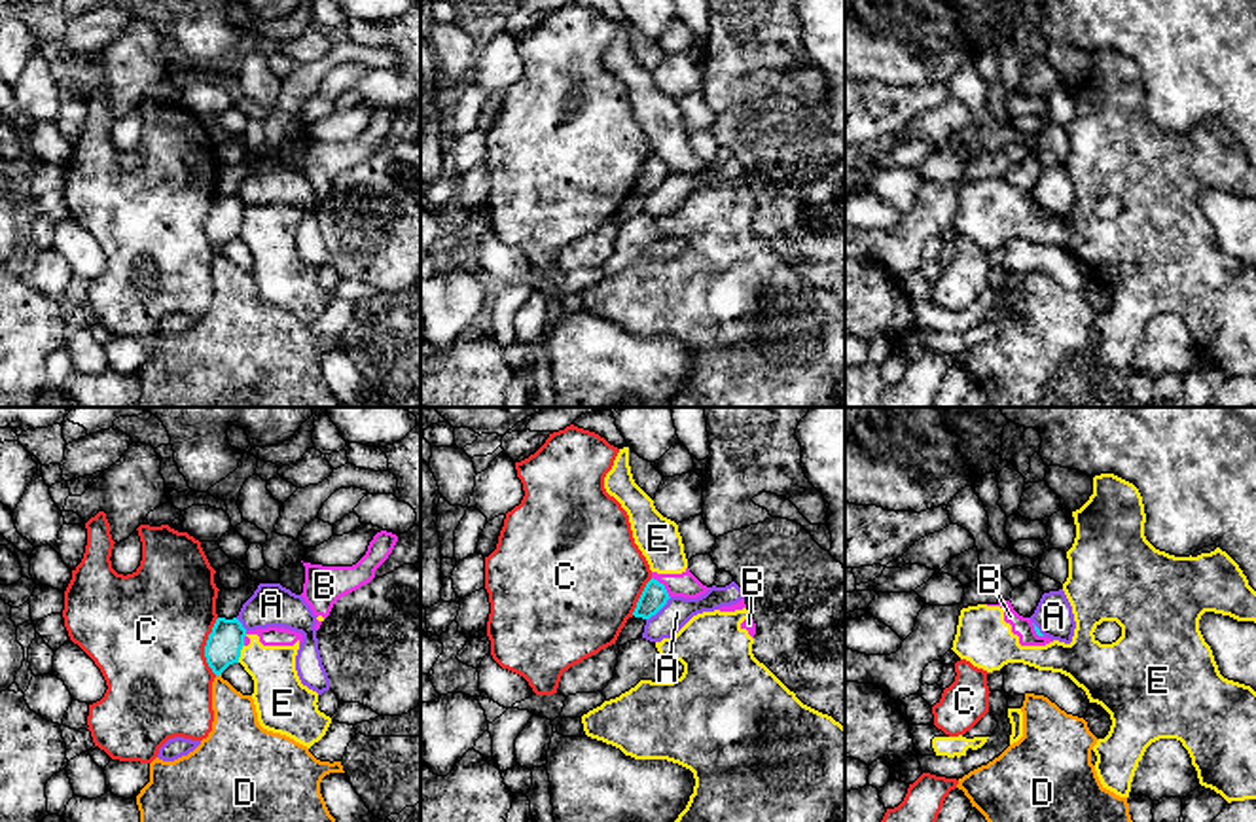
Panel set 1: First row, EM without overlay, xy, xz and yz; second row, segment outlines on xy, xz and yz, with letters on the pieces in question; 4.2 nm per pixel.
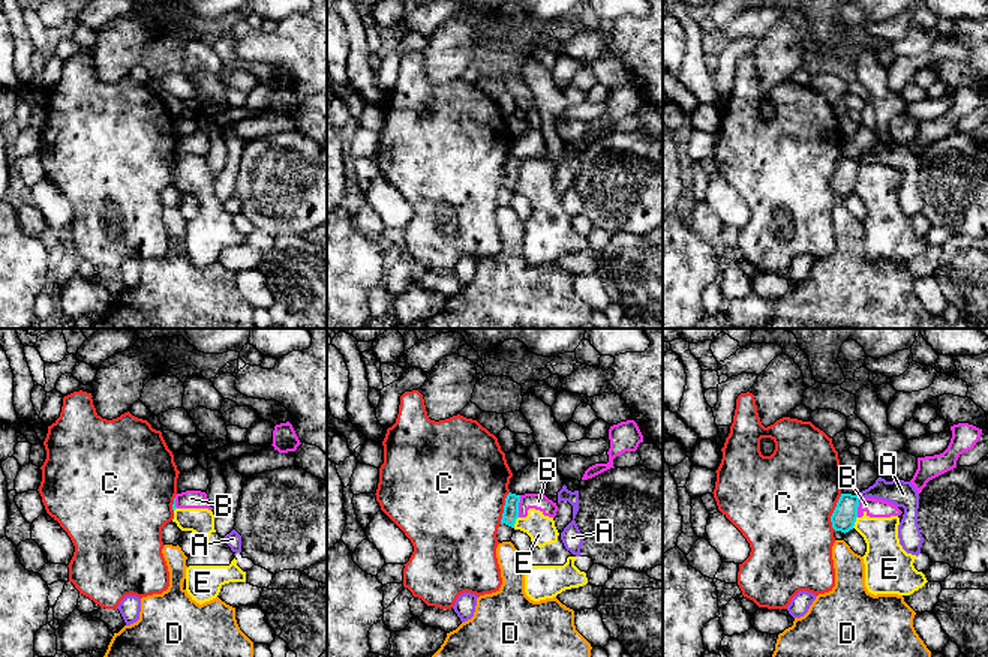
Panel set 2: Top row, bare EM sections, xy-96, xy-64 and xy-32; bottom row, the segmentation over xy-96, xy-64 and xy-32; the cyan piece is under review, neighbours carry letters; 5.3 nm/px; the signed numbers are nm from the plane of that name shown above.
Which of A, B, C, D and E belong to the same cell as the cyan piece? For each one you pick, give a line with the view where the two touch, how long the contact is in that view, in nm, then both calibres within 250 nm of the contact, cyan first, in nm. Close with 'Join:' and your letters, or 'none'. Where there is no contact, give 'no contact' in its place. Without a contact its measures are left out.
Join: none

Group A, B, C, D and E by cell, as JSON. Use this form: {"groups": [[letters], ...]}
{"groups": [["A"], ["B", "E"], ["C"], ["D"]]}

